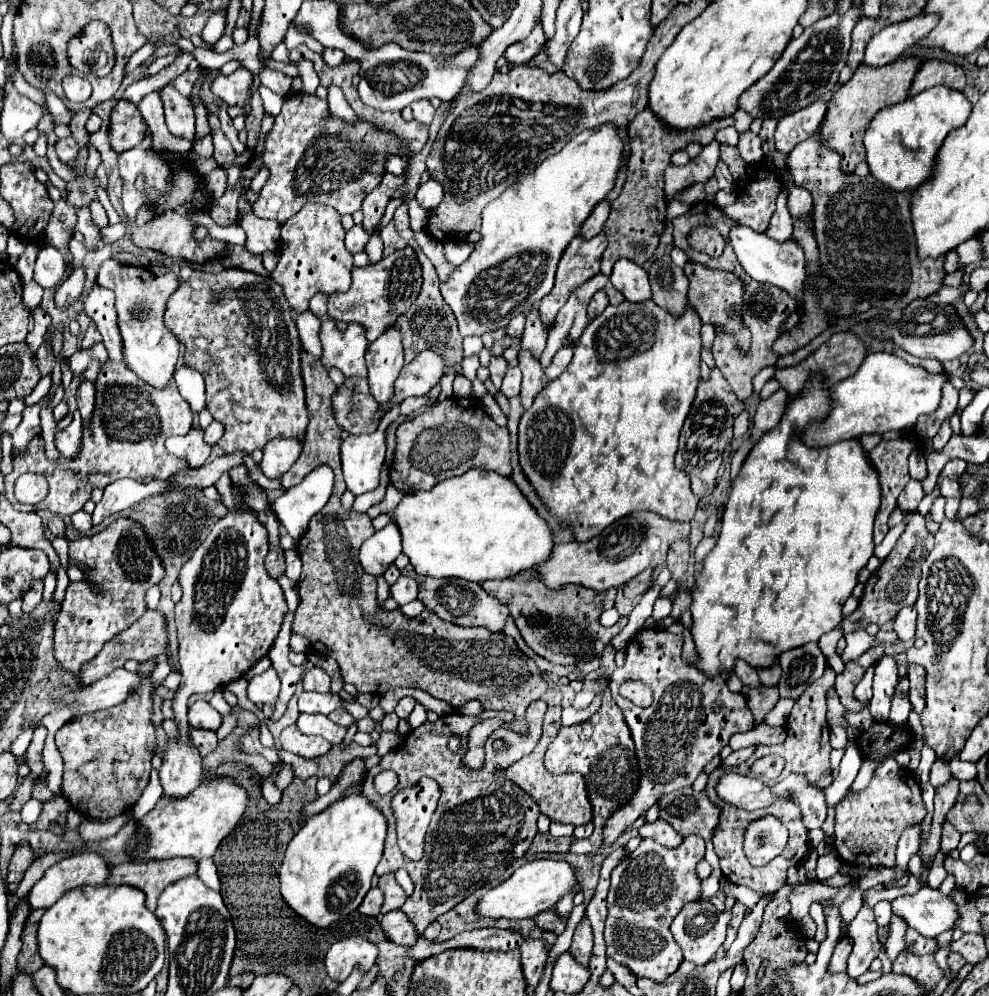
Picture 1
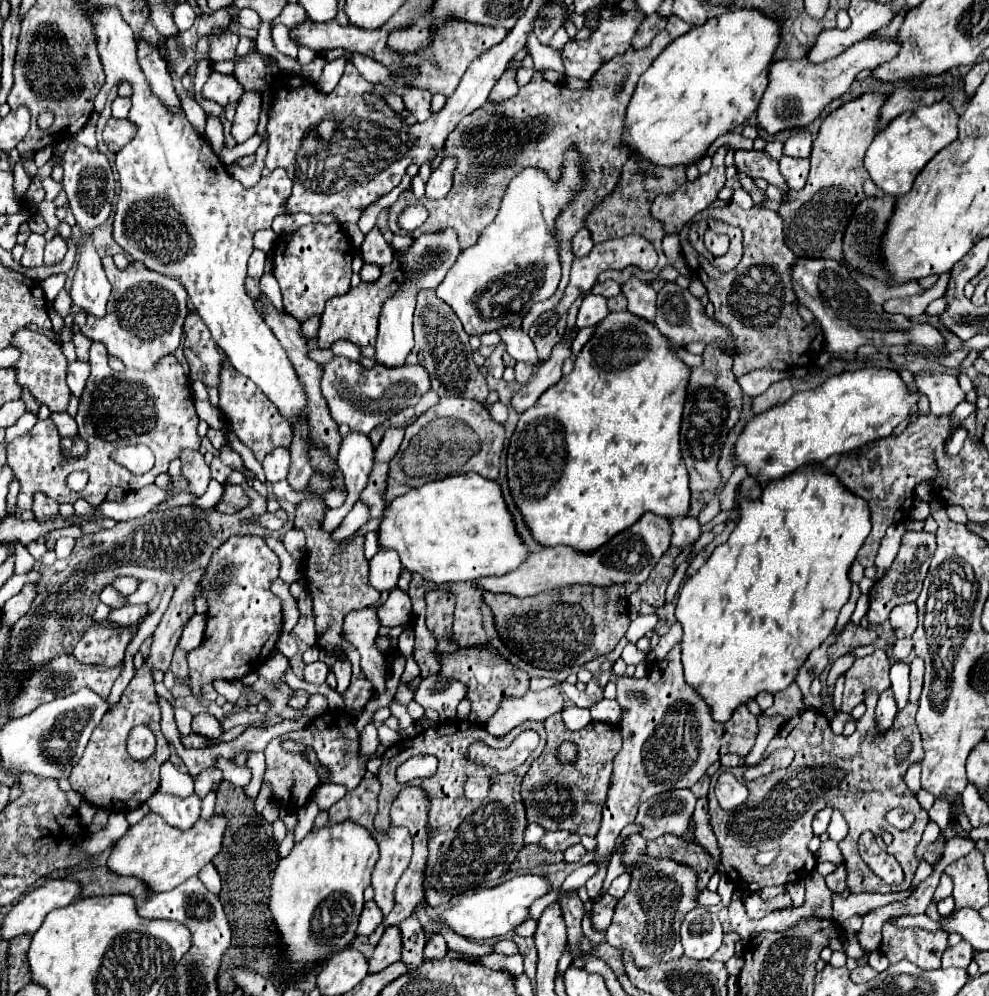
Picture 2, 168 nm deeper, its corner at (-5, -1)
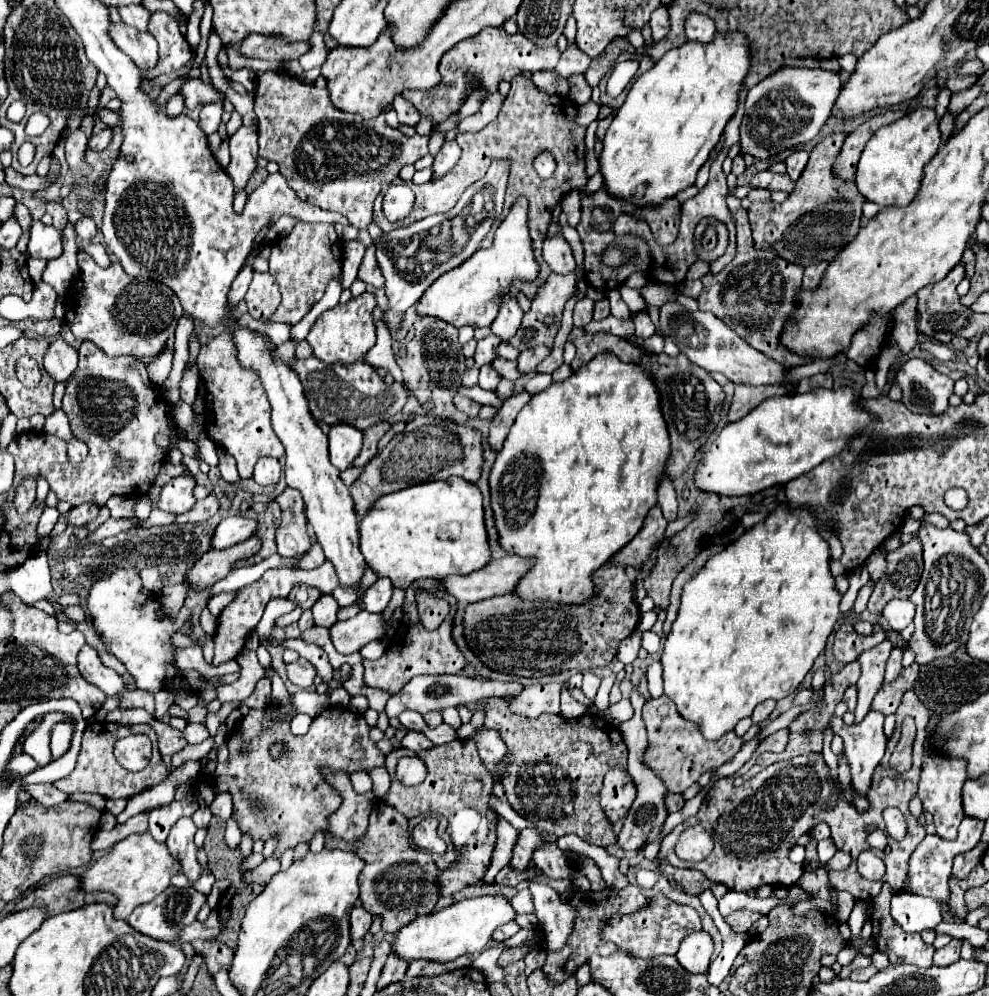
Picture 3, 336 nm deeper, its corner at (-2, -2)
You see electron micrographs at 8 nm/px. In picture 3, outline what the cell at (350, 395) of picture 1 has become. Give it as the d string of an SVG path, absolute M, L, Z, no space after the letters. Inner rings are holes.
M317 358L307 360L293 360L293 370L297 370L305 396L309 398L309 410L311 414L329 424L351 424L357 430L365 430L377 422L383 422L387 418L393 418L397 412L403 410L409 388L405 382L393 382L387 384L369 364L365 362L353 362L353 364L325 364Z

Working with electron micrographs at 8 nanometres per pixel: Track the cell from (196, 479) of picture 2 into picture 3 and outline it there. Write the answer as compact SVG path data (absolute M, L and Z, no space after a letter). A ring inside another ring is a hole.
M185 470L185 474L173 478L169 484L163 486L157 506L173 514L183 514L191 510L195 504L195 494L193 494L195 484L197 484L195 476L189 470Z

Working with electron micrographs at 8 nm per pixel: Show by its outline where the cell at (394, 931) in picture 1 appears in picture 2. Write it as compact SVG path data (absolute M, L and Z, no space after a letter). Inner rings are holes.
M386 927L380 943L374 949L374 955L368 959L368 971L378 973L388 965L400 961L402 945L400 945L400 931L398 927Z

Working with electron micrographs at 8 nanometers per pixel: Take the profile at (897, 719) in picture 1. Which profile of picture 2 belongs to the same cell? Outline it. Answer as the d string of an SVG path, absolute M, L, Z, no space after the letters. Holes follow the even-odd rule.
M898 661L892 665L890 669L890 681L892 681L892 691L898 711L904 709L904 705L908 703L908 689L910 689L909 679L910 665L904 661Z

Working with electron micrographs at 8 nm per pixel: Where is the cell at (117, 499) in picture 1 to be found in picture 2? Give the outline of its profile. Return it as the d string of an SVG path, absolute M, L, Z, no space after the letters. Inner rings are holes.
M61 537L59 538L54 546L54 551L56 553L57 559L65 559L70 556L73 548L76 544L76 540L71 537Z

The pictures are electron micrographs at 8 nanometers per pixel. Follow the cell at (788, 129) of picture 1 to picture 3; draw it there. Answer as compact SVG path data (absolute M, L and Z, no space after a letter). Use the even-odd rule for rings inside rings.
M795 150L795 152L785 160L785 162L787 162L787 174L789 174L793 180L797 180L797 178L801 176L807 160L809 160L809 154L807 154L805 150Z

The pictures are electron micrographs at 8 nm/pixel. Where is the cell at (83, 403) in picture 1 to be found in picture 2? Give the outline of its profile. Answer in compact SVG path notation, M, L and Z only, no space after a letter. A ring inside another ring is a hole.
M72 361L72 363L68 363L68 379L66 381L68 381L68 387L70 387L72 395L76 395L76 397L82 395L88 375L90 375L88 363L84 363L84 361Z

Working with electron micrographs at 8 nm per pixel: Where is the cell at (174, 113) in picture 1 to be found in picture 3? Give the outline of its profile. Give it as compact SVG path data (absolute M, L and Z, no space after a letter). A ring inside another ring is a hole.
M113 24L113 42L137 64L139 70L149 72L157 66L157 42L149 32L139 32L127 24Z

